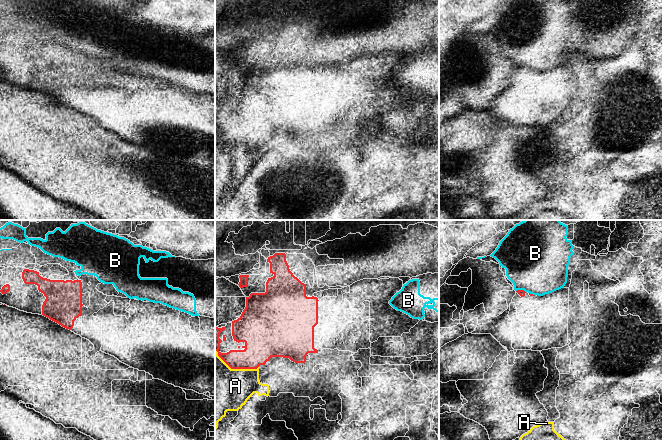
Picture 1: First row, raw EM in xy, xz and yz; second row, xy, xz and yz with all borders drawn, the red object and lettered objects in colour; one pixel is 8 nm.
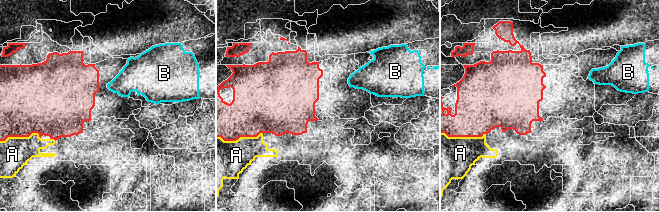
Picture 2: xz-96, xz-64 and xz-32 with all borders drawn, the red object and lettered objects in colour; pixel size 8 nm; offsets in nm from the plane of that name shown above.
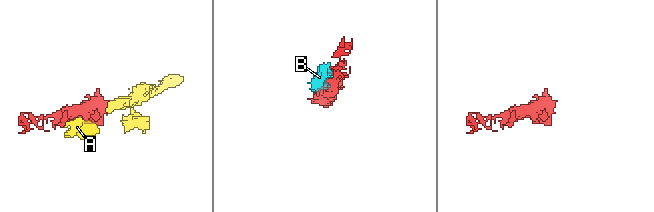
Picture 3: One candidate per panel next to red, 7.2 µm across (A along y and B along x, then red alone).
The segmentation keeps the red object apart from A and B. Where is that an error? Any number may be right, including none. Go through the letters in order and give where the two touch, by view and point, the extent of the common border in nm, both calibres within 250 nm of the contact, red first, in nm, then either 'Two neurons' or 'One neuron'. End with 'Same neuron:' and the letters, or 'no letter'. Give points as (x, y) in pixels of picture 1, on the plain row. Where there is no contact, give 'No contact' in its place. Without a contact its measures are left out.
A: Touches red at xz (236, 144). Shared border 380 nm. Thickness 240 nm (red) against 400 nm. Two neurons
B: Touches red at yz (521, 66). Shared border 80 nm. Thickness 50 nm (red) against 480 nm. Two neurons
Same neuron: no letter

